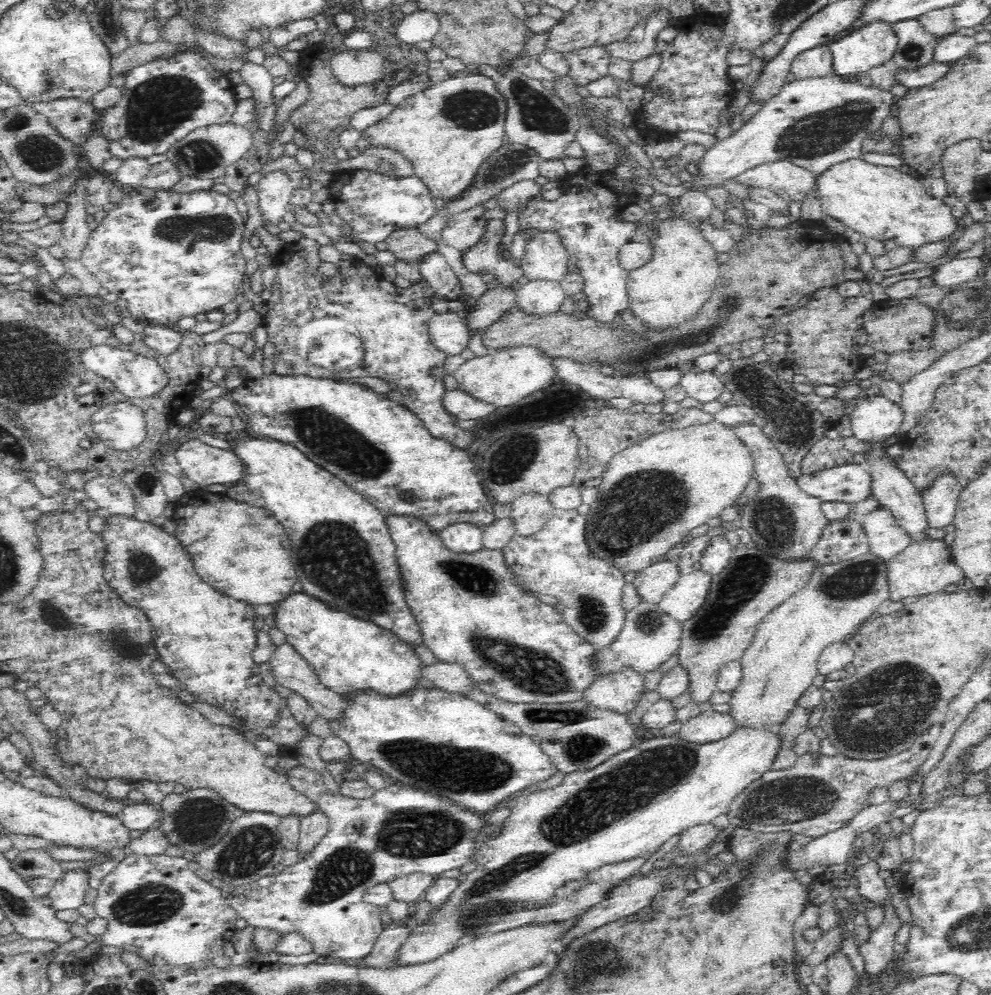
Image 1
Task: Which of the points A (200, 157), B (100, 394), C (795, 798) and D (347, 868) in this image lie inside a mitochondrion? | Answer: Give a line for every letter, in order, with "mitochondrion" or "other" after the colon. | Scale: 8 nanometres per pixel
A: mitochondrion
B: other
C: mitochondrion
D: mitochondrion

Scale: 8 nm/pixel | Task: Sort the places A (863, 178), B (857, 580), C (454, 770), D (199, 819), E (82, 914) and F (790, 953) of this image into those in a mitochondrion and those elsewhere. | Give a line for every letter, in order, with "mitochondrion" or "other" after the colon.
A: other
B: mitochondrion
C: mitochondrion
D: mitochondrion
E: other
F: other

